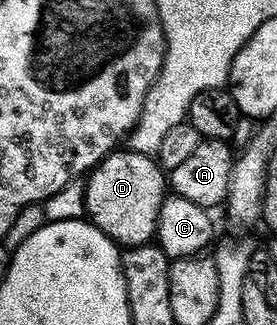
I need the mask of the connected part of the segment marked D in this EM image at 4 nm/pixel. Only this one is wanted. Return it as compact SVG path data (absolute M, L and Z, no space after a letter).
M117 148L107 154L87 175L84 187L84 213L113 242L121 247L147 246L156 237L158 212L166 197L166 171L151 154L131 148Z

